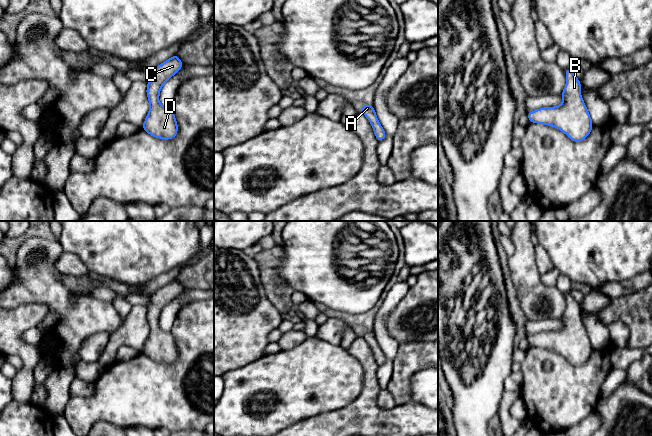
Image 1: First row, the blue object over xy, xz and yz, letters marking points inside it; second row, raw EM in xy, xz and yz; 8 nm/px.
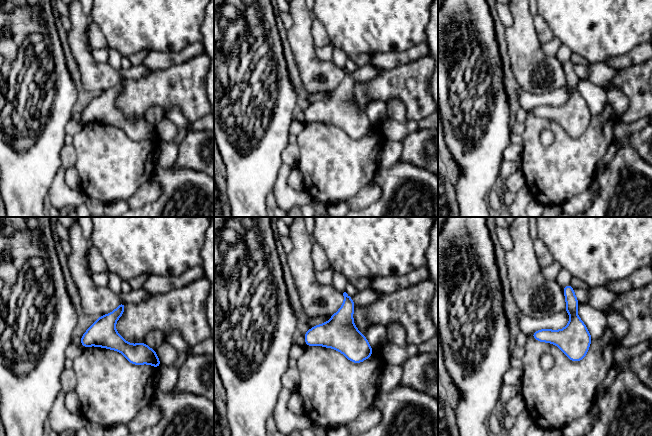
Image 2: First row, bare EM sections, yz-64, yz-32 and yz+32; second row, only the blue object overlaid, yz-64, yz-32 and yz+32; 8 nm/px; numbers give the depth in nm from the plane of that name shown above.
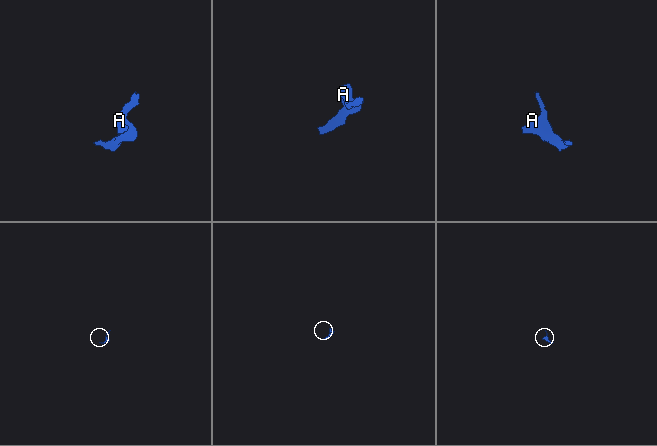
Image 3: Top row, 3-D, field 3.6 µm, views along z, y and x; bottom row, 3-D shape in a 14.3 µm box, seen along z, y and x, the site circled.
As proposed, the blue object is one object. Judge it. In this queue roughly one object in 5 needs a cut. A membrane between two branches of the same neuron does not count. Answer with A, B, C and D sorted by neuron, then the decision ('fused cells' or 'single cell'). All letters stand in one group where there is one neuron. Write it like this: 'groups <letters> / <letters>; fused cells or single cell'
groups A B C D; single cell

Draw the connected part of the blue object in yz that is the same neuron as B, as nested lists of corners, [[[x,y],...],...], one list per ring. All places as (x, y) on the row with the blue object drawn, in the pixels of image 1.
[[[571,67],[564,70],[567,82],[561,96],[564,102],[557,107],[544,107],[527,113],[529,122],[545,124],[556,127],[564,132],[572,141],[580,142],[590,134],[593,122],[587,110],[587,107],[581,97],[581,83],[573,74]]]

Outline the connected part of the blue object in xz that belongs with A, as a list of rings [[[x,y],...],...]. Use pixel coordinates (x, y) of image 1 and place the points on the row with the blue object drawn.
[[[365,104],[359,107],[366,118],[371,122],[375,137],[379,142],[383,141],[386,138],[386,132],[382,128],[378,118],[376,116],[374,107],[372,104]]]

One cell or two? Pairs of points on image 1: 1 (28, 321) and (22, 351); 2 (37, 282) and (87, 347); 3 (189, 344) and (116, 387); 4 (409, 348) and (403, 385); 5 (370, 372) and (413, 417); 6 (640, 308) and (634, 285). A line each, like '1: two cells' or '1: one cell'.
1: one cell
2: two cells
3: one cell
4: one cell
5: one cell
6: two cells

